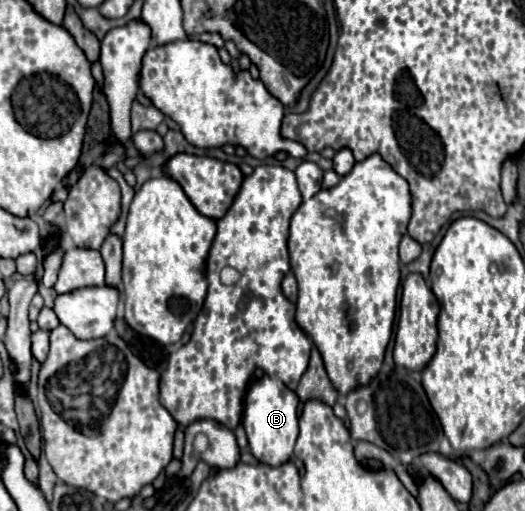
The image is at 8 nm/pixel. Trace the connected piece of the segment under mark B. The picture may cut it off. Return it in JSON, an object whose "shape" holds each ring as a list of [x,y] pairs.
{"shape":[[[264,377],[254,381],[246,395],[242,425],[248,435],[248,445],[252,455],[270,467],[278,467],[292,459],[294,445],[298,439],[298,397],[286,385]]]}

